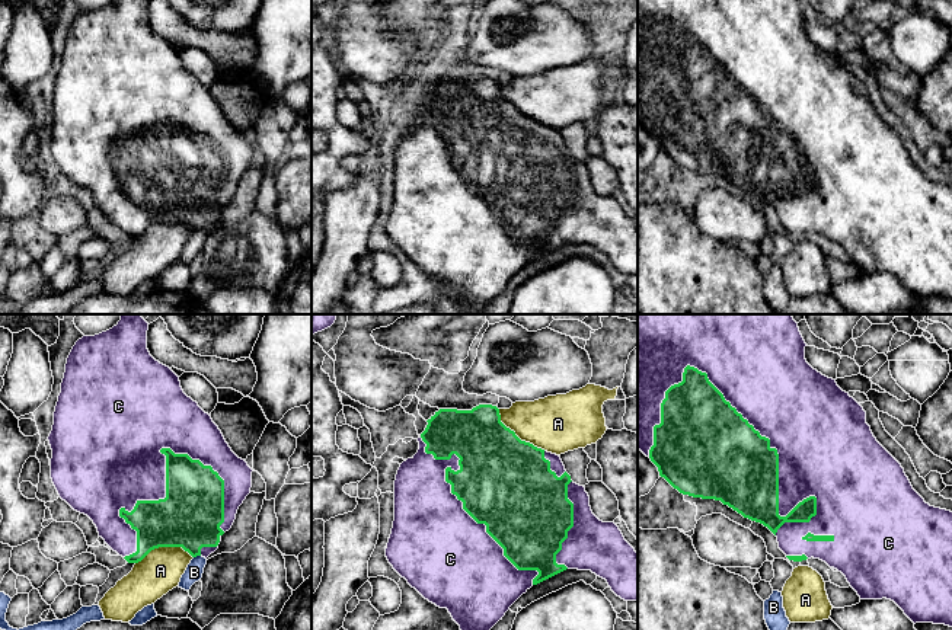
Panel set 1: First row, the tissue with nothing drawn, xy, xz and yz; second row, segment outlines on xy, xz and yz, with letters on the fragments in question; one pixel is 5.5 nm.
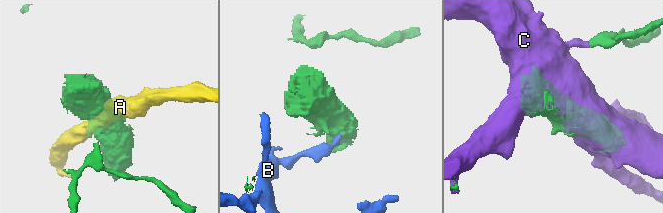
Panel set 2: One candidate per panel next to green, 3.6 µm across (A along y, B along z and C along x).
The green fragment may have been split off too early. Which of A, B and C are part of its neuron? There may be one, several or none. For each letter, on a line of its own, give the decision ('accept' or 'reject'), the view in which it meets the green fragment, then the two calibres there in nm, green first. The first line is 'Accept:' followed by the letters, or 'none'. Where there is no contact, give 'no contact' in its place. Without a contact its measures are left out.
Accept: C
A: reject | xy | 340/240 nm
B: reject | xy | 340/100 nm
C: accept | yz | 440/480 nm

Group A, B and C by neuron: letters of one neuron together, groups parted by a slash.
A / B / C

